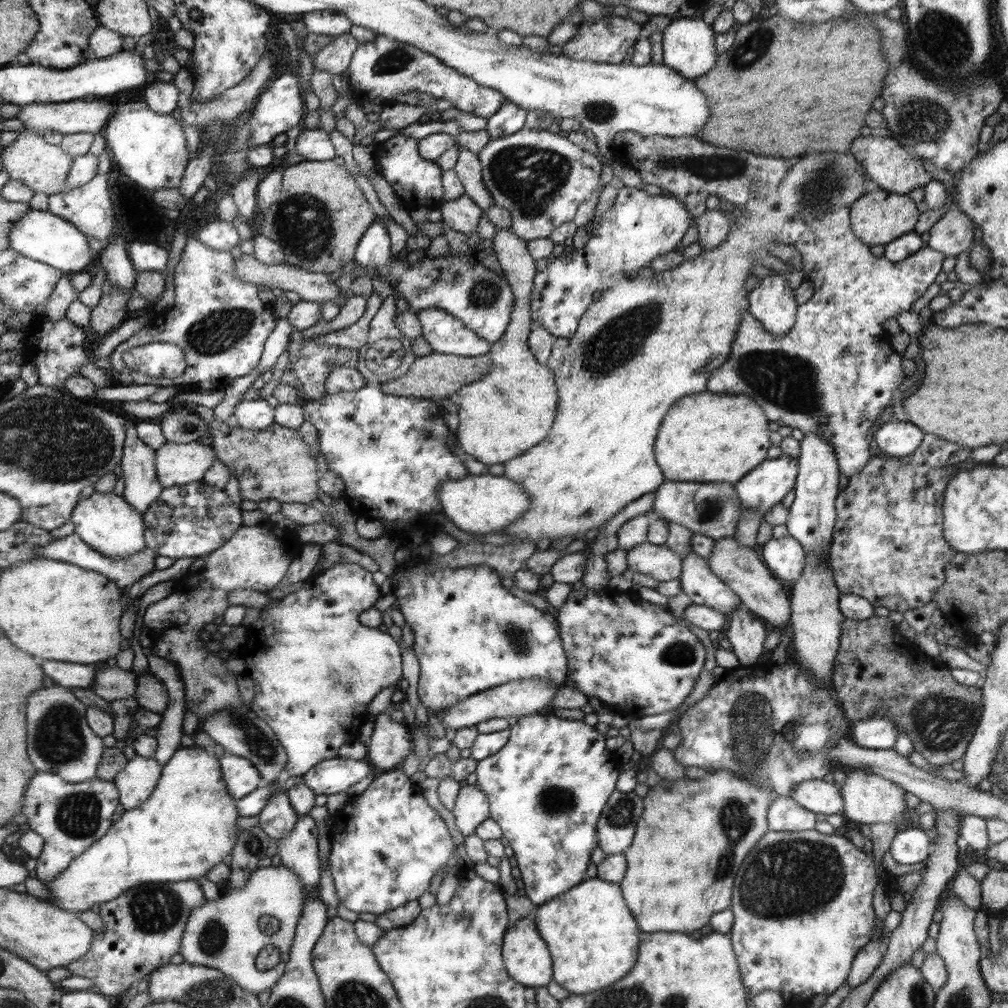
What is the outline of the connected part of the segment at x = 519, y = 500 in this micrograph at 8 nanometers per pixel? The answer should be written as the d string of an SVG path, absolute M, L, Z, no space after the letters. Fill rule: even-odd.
M489 472L465 476L460 480L447 480L439 488L438 495L443 505L442 514L461 530L476 534L502 532L503 528L522 519L531 506L530 493L522 484Z

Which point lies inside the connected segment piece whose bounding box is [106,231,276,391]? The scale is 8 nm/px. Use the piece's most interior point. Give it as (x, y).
(220, 323)

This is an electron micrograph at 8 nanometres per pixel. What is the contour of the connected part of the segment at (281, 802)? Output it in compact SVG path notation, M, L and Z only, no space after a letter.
M274 791L268 804L259 814L259 827L270 837L280 840L293 831L299 814L292 807L286 791Z

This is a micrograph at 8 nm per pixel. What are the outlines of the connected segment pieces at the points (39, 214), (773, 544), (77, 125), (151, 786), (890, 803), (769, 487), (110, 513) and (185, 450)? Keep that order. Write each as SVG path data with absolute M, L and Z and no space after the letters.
M32 207L15 224L10 240L11 247L8 250L14 250L30 260L38 260L42 264L51 265L52 268L59 269L65 274L82 272L92 262L94 254L97 254L90 250L86 236L71 221L56 216L55 213L36 210Z
M789 534L778 539L772 537L759 547L759 551L764 564L776 578L794 583L802 576L807 554Z
M95 98L91 102L78 99L59 103L30 103L21 106L16 118L27 126L28 131L42 136L45 130L60 132L63 135L83 132L96 134L105 128L116 109L117 106L103 98Z
M136 755L113 781L120 792L120 804L124 810L132 810L146 802L154 794L162 778L163 765L155 759Z
M856 770L848 773L847 780L838 785L840 796L844 800L843 816L852 824L876 824L877 822L900 822L900 818L906 812L906 792L900 787L885 780L876 774L867 774L864 770Z
M782 455L764 460L735 483L743 510L754 510L764 516L794 488L798 471L797 460L792 457Z
M96 492L86 499L80 499L71 516L75 533L87 544L99 549L110 560L121 560L147 547L146 526L143 514L136 512L131 504L113 492Z
M205 440L164 444L155 451L156 468L163 488L202 481L215 463L214 451Z

